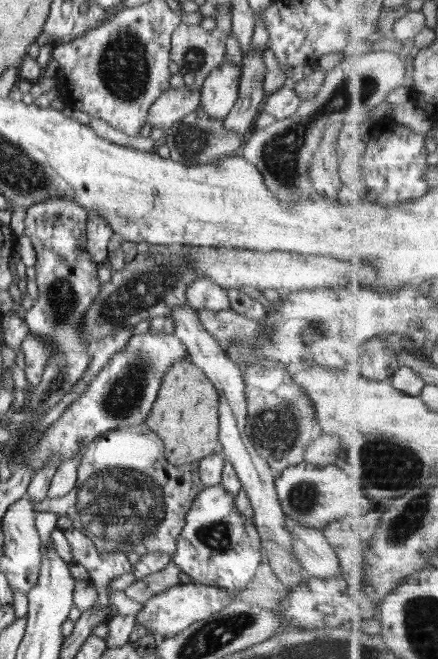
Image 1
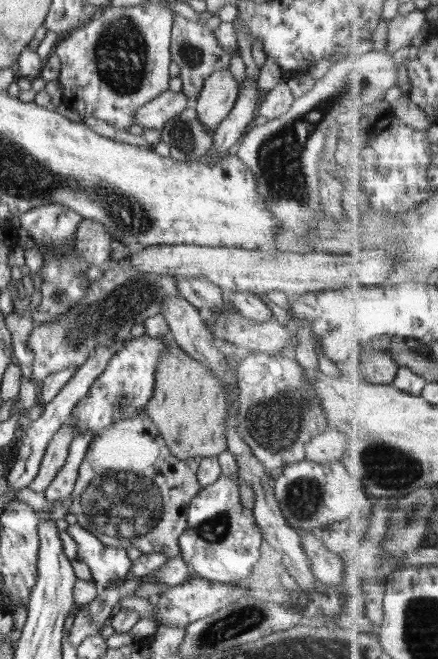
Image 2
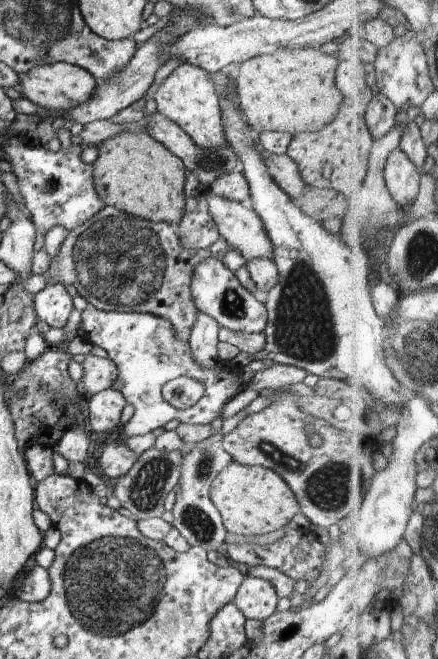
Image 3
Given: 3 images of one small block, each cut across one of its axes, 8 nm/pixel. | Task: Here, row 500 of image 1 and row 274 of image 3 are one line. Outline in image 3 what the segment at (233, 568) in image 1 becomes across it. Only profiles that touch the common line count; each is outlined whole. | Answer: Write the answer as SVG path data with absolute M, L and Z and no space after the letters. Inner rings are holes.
M208 258L196 266L192 276L192 301L199 312L212 316L219 327L246 334L264 333L267 326L267 309L263 298L250 294L235 274L216 258Z

